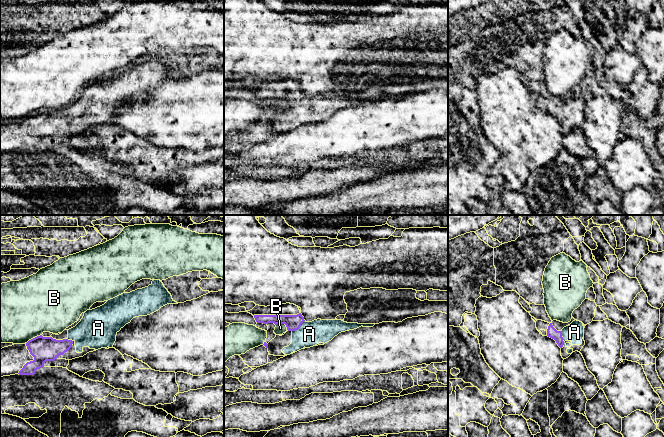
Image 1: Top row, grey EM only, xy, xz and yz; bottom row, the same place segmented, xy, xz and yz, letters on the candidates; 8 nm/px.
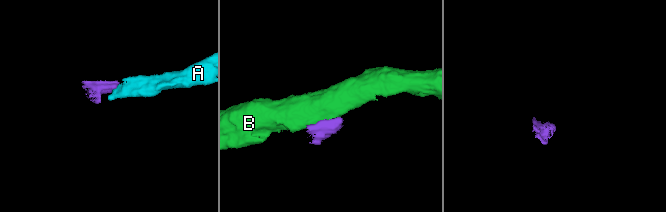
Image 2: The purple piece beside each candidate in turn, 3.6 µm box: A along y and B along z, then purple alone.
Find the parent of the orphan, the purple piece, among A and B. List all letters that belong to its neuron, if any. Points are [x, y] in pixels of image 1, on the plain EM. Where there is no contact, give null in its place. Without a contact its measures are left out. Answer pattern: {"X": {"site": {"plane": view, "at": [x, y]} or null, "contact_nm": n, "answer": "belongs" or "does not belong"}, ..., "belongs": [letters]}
{"A": {"site": {"plane": "xz", "at": [299, 103]}, "contact_nm": 140, "answer": "belongs"}, "B": {"site": {"plane": "xy", "at": [33, 114]}, "contact_nm": 150, "answer": "does not belong"}, "belongs": ["A"]}

